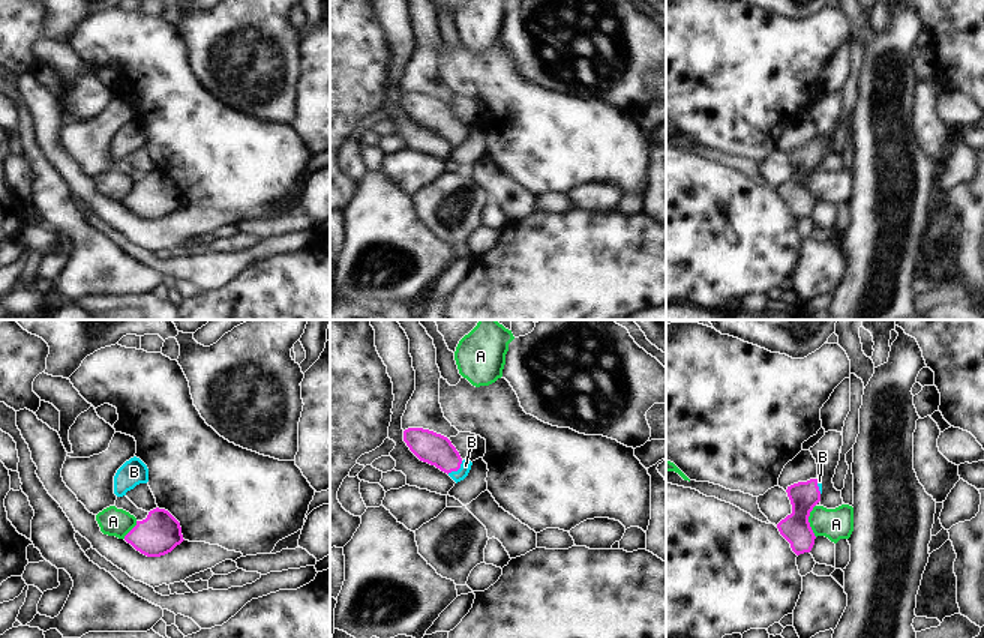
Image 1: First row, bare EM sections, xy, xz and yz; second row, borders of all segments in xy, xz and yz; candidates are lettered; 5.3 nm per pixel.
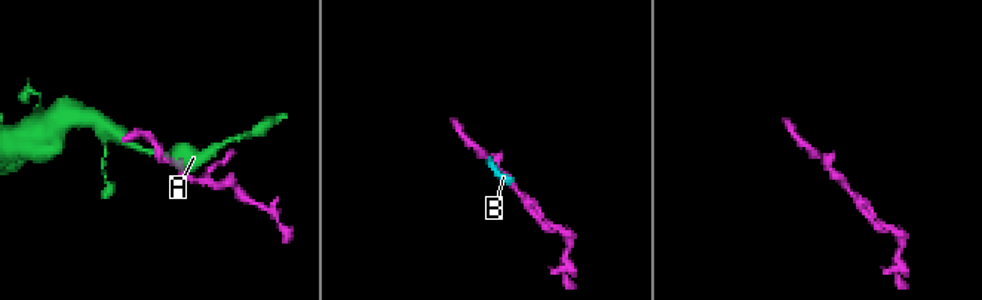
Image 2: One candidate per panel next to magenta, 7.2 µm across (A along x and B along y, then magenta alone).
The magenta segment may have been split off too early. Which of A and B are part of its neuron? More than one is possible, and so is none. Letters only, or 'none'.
B.

